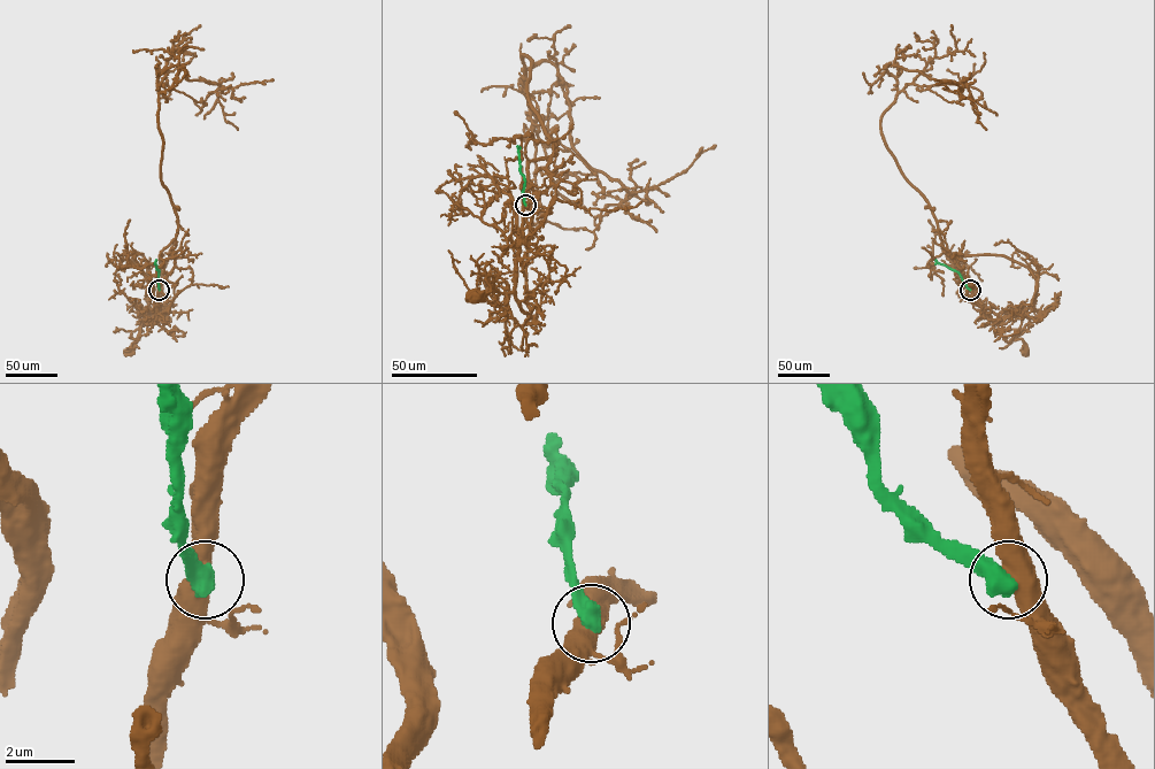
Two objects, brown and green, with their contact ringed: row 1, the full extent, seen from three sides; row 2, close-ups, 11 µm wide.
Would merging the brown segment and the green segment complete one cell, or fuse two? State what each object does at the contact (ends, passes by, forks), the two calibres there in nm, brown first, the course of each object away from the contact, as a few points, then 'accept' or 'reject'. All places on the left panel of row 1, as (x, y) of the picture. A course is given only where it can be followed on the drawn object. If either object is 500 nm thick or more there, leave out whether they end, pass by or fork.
calibres 600 and 550 nm; course brown (159, 290), (156, 320), (149, 314), (143, 320), (140, 336), (129, 352); course green (159, 290), (156, 260); reject

